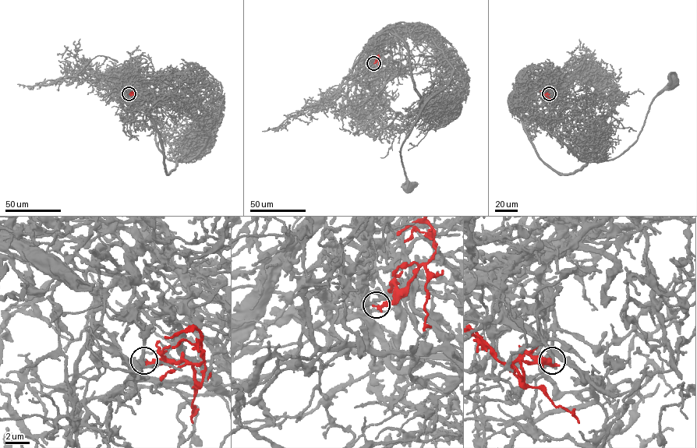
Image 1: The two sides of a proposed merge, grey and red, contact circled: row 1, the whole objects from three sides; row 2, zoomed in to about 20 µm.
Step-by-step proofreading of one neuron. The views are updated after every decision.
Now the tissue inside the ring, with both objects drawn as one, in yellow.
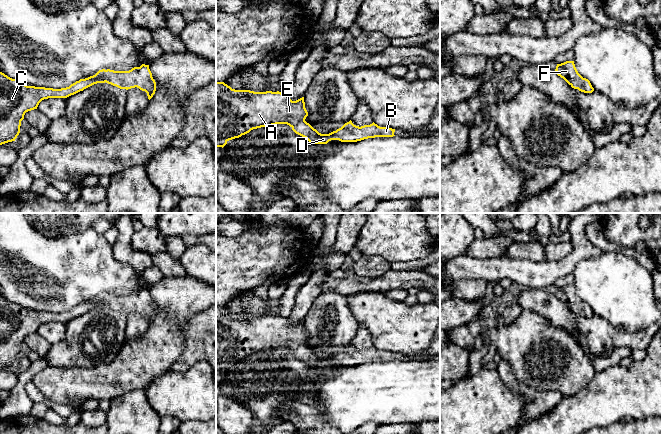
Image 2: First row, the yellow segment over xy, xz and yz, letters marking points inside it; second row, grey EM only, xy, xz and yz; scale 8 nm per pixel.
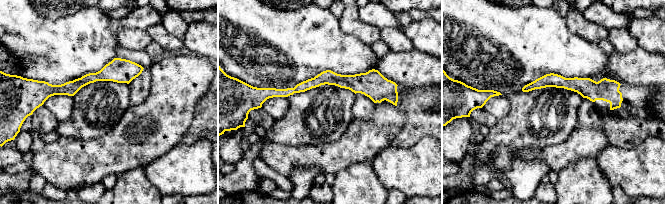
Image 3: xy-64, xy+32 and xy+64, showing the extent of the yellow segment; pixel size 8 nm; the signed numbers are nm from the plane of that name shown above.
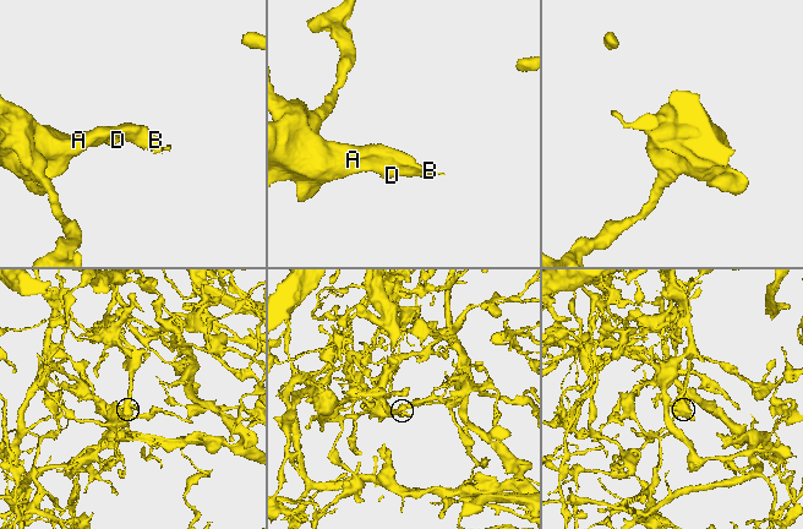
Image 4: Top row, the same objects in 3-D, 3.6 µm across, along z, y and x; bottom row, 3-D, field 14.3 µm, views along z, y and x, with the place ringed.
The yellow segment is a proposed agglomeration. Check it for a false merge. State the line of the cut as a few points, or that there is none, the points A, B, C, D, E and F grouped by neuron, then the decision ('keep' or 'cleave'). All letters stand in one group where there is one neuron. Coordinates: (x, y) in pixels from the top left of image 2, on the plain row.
no cut | A B C D E F | keep

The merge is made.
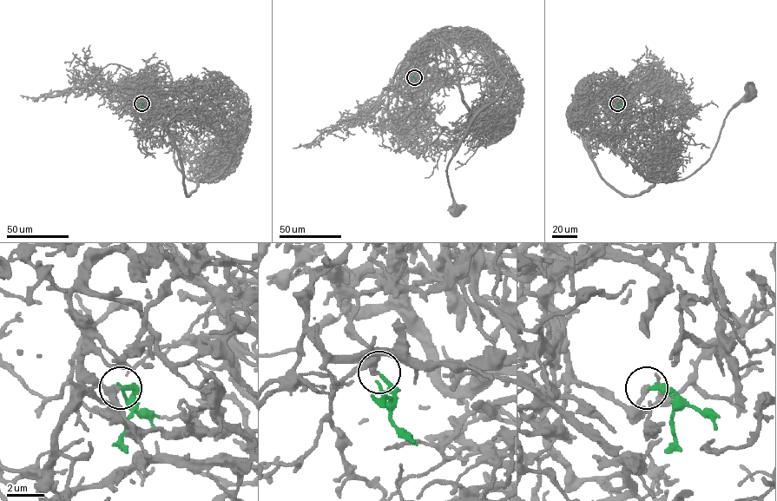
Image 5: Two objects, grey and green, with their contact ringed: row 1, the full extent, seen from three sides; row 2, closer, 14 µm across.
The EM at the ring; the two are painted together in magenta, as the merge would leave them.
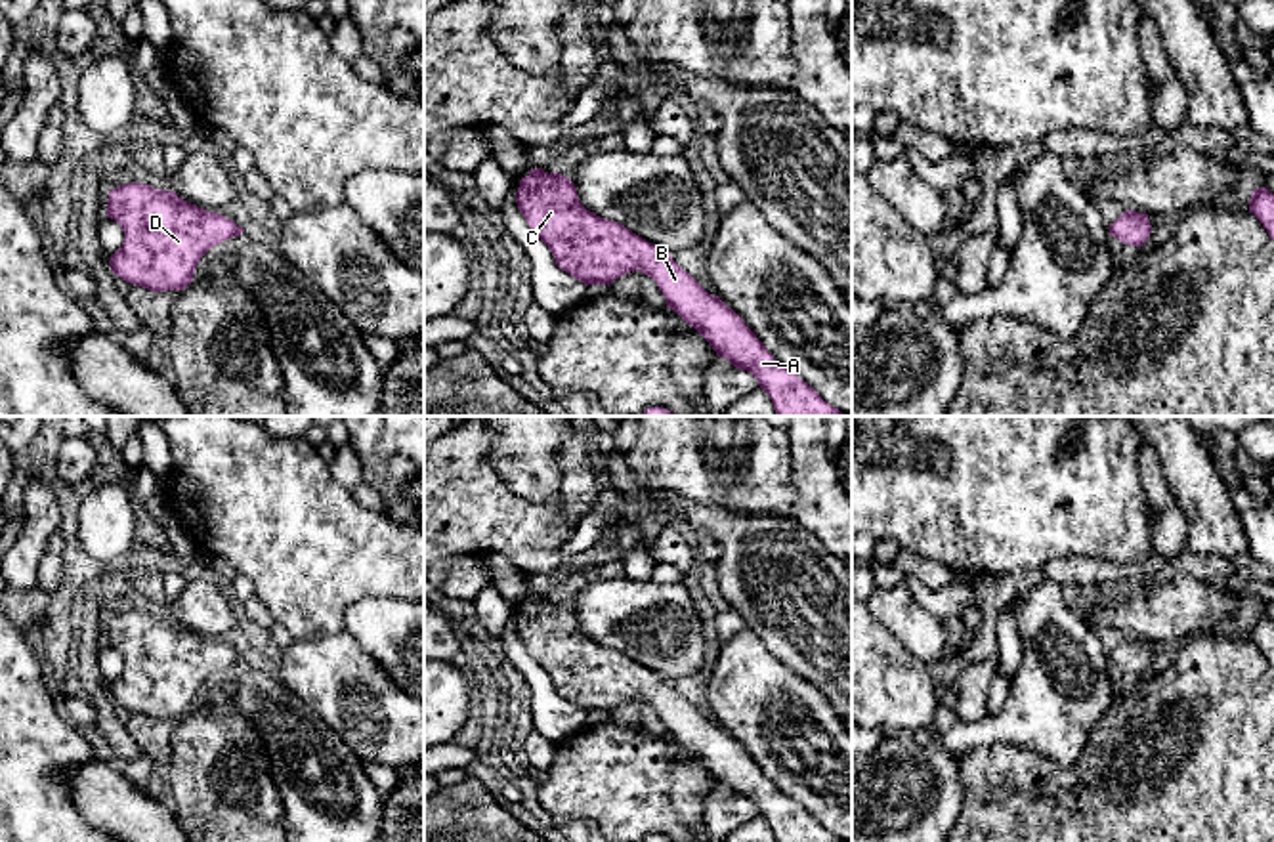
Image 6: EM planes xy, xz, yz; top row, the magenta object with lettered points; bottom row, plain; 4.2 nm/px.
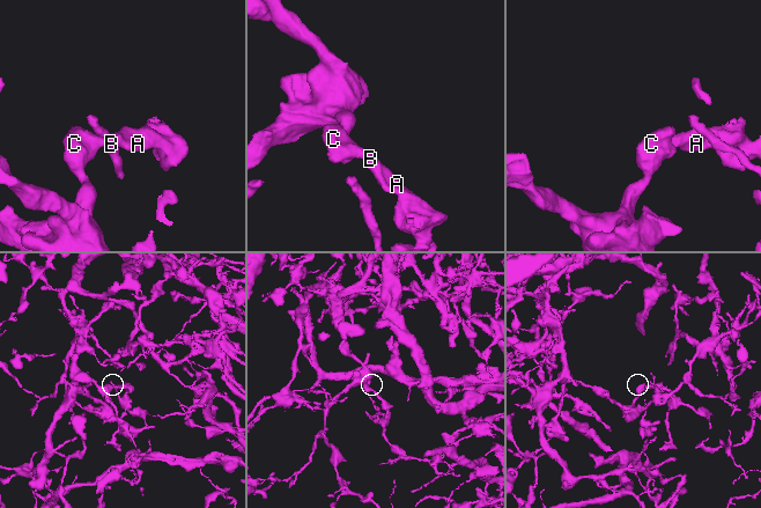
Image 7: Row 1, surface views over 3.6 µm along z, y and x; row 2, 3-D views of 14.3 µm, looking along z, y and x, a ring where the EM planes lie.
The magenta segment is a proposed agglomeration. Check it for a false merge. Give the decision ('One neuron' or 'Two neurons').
One neuron

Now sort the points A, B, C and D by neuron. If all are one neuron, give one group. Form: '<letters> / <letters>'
A B C D

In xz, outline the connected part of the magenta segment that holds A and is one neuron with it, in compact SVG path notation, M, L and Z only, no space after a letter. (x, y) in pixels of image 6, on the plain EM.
M531 596L520 607L516 630L531 659L550 676L558 695L586 714L609 714L630 699L651 705L667 735L693 754L718 785L758 808L775 842L842 842L775 789L745 748L718 724L709 722L670 682L625 653L586 638L569 605Z

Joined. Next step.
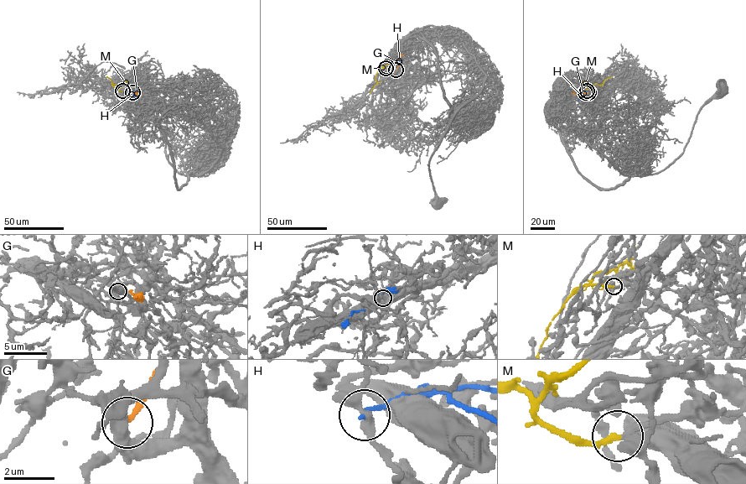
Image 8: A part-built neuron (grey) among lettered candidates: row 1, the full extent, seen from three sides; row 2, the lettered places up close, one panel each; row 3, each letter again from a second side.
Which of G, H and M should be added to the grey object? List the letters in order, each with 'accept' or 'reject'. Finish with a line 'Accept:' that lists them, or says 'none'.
G: reject
H: reject
M: accept
Accept: M

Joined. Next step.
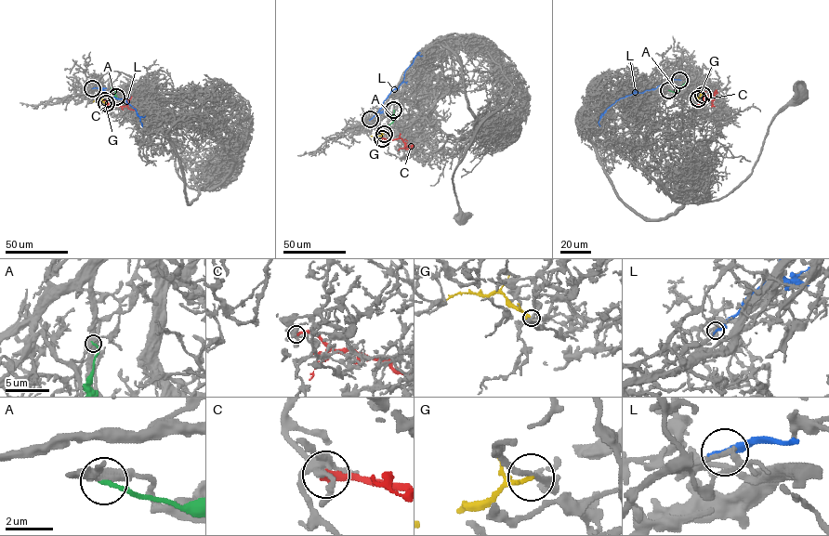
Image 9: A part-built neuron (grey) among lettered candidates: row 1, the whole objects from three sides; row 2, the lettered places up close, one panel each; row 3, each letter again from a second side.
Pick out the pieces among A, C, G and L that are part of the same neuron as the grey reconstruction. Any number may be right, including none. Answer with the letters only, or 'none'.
none

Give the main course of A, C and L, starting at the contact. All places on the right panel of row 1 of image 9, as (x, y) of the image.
A: (669, 90), (677, 91), (687, 78)
C: (703, 95), (703, 101), (712, 100), (715, 92), (717, 93)
L: (679, 80), (674, 79), (654, 88), (617, 99), (601, 114), (599, 126)

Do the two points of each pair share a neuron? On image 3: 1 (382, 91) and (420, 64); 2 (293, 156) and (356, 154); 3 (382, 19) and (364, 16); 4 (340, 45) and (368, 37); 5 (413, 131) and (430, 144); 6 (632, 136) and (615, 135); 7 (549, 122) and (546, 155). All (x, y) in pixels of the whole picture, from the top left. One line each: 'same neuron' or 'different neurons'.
1: different neurons
2: same neuron
3: same neuron
4: different neurons
5: different neurons
6: same neuron
7: different neurons

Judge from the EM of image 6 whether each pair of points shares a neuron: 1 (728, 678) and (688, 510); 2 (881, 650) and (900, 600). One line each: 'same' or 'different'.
1: different
2: different

